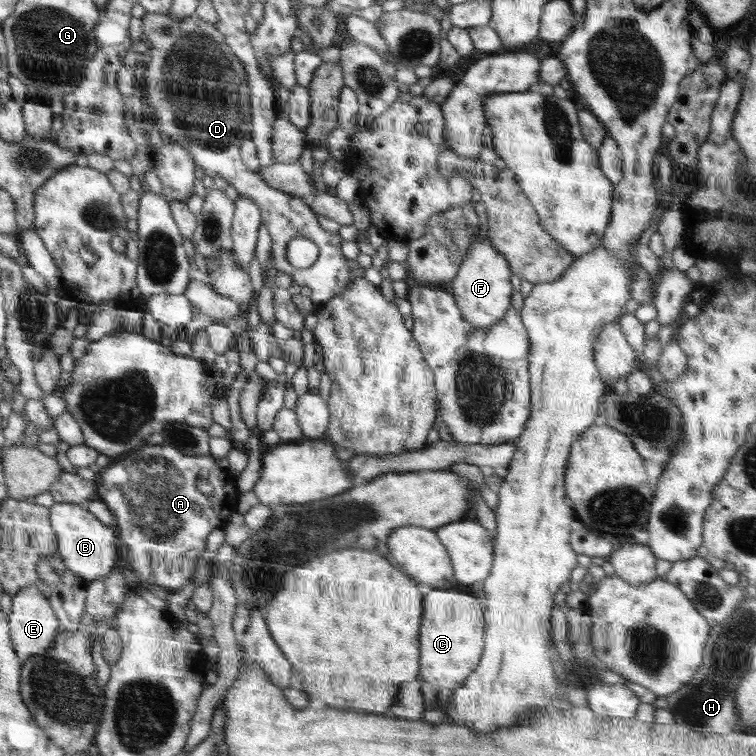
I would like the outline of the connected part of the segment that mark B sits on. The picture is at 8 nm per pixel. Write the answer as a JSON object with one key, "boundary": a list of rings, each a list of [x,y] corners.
{"boundary":[[[54,503],[49,508],[51,527],[56,533],[57,554],[64,564],[76,574],[92,582],[107,577],[116,567],[116,542],[114,526],[100,522],[84,506],[74,503]]]}

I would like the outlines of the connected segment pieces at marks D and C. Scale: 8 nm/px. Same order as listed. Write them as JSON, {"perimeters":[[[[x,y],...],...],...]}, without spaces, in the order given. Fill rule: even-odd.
{"perimeters":[[[[146,13],[142,18],[142,30],[147,40],[152,43],[149,51],[151,61],[146,64],[145,88],[143,92],[144,102],[147,107],[144,124],[151,129],[156,125],[163,138],[181,144],[192,155],[195,166],[202,168],[203,172],[212,177],[220,176],[236,188],[239,196],[251,198],[261,212],[262,225],[266,226],[272,239],[272,256],[274,257],[277,272],[284,272],[290,275],[294,284],[308,286],[311,289],[311,301],[317,307],[339,292],[342,292],[347,284],[351,283],[351,268],[346,265],[347,258],[340,249],[342,238],[337,229],[329,229],[320,226],[315,212],[308,206],[302,197],[286,194],[281,190],[272,188],[265,183],[265,180],[256,172],[245,167],[240,149],[242,141],[251,137],[253,133],[253,116],[251,114],[251,100],[247,72],[242,61],[232,52],[226,44],[224,35],[216,28],[215,23],[202,20],[196,13],[188,18],[178,20],[172,15]],[[298,236],[310,238],[318,245],[319,253],[316,262],[307,269],[294,268],[284,256],[288,243]]],[[[425,589],[420,624],[420,674],[424,681],[455,689],[478,666],[485,639],[485,604],[469,590]]]]}

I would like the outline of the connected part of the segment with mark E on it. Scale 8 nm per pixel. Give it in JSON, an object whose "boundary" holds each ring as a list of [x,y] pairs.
{"boundary":[[[28,585],[12,597],[12,613],[9,618],[11,641],[14,643],[16,654],[22,661],[28,657],[47,653],[47,650],[53,645],[54,637],[60,627],[50,601],[36,585]]]}

